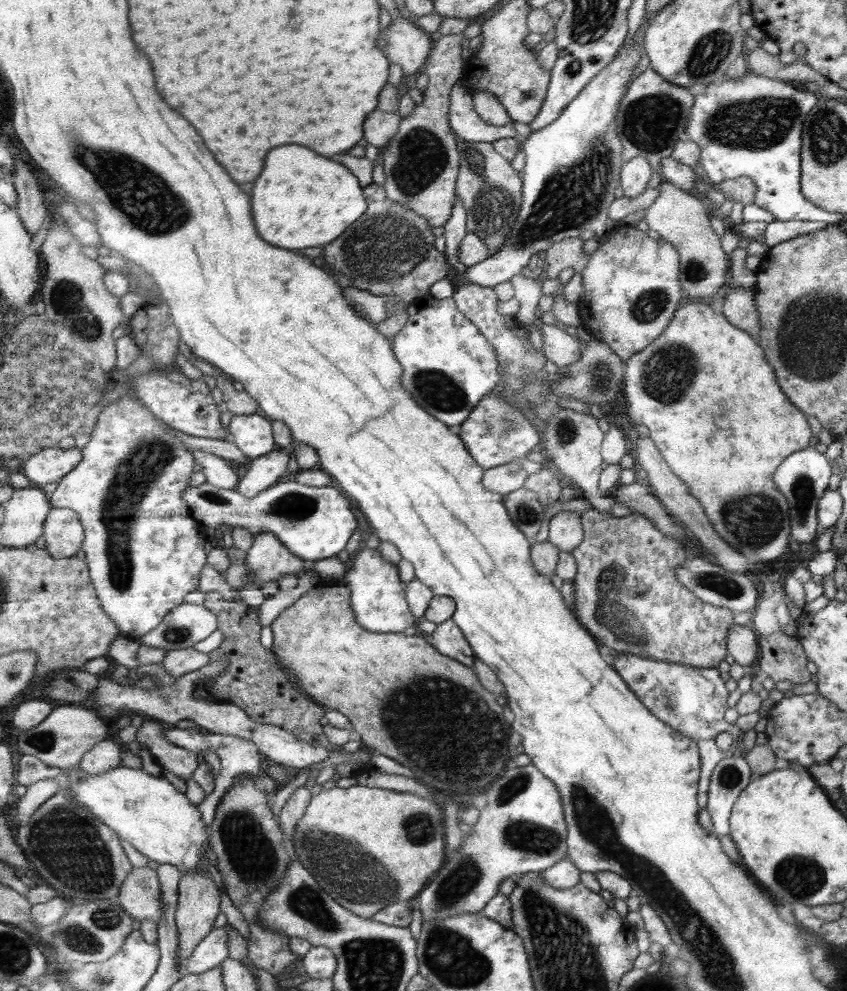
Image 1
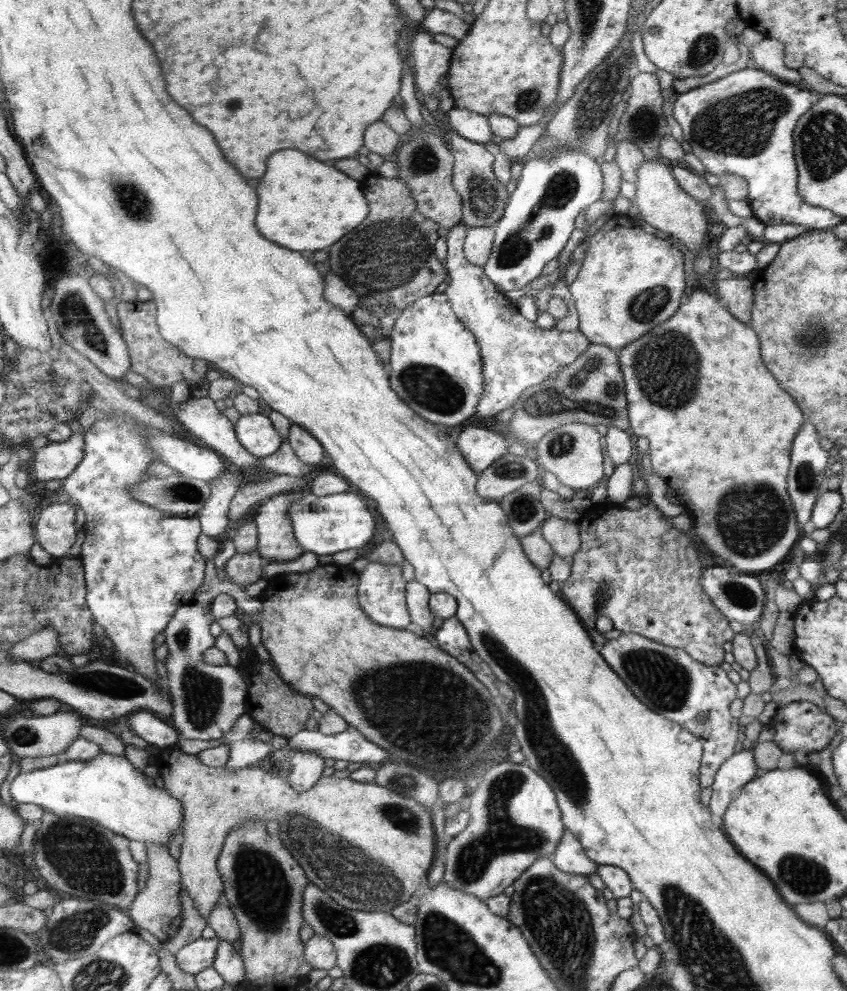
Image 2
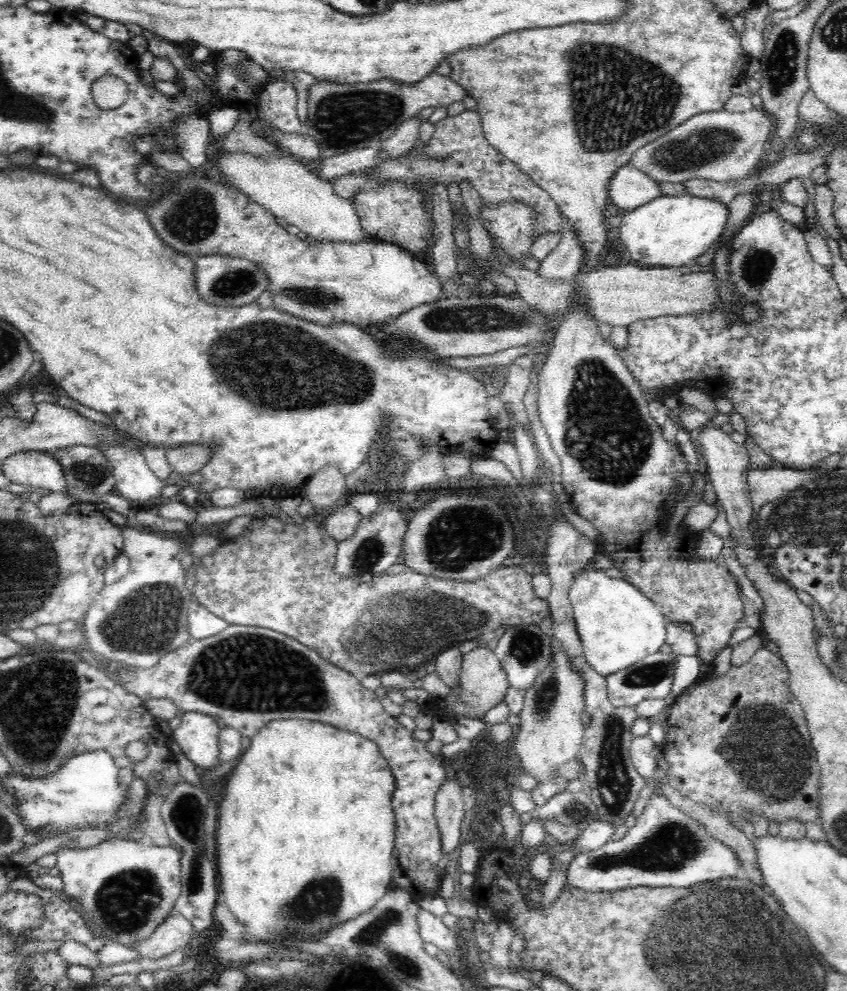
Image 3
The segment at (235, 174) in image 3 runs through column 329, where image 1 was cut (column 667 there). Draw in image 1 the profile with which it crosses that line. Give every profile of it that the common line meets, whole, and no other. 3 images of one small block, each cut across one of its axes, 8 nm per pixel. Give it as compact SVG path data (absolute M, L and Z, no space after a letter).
M666 180L658 185L658 190L658 197L640 217L648 223L650 230L656 230L662 239L674 245L678 251L679 284L688 292L688 296L711 302L719 288L729 280L730 257L722 250L721 236L715 233L710 224L706 211L707 202L680 190Z

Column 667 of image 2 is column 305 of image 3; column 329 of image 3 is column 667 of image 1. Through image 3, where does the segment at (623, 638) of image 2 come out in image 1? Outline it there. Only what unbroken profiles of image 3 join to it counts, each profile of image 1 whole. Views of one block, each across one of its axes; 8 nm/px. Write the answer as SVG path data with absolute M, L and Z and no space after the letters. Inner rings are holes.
M620 654L614 660L614 668L628 685L628 688L640 699L640 702L658 719L670 728L688 736L696 742L701 759L701 774L697 787L697 803L702 810L707 807L710 780L716 766L726 758L733 757L743 731L736 725L726 722L724 714L728 710L728 696L722 672L717 667L700 668L688 665L652 660L636 654ZM721 732L730 733L736 741L724 752L715 742Z

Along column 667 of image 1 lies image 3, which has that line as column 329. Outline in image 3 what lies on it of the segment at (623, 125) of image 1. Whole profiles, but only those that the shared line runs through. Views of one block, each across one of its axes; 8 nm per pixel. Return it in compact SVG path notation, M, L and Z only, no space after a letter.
M437 73L412 84L396 82L390 78L356 84L316 80L309 87L308 121L302 126L302 133L318 143L321 160L324 160L344 152L378 147L396 132L402 122L417 116L423 108L447 107L467 96L464 87L450 77Z

